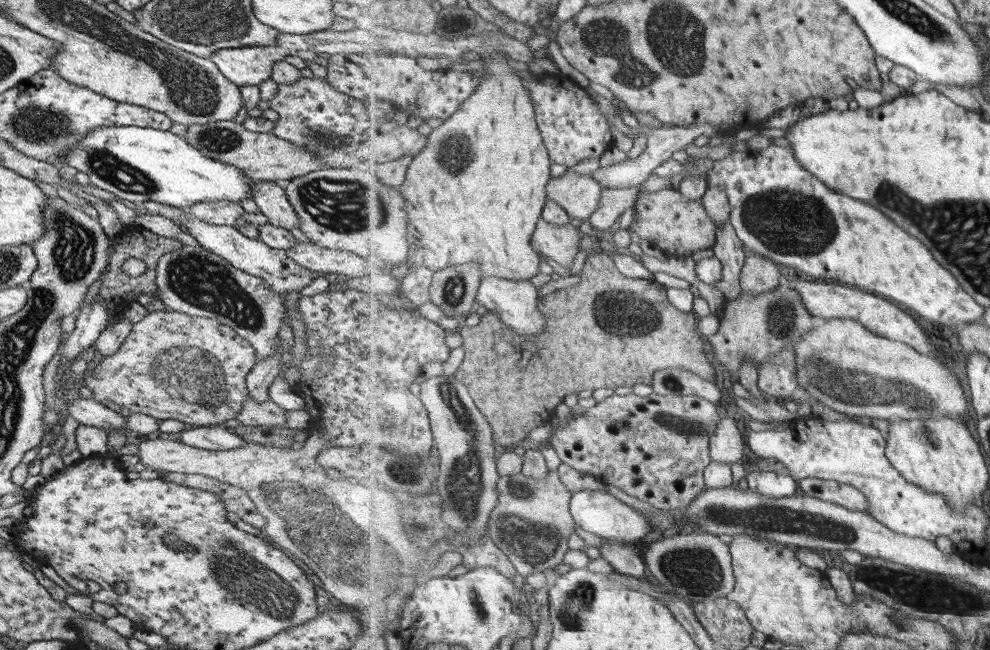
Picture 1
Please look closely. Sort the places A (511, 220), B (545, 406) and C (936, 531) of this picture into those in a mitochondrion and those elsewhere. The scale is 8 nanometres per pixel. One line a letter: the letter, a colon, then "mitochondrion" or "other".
A: other
B: other
C: other

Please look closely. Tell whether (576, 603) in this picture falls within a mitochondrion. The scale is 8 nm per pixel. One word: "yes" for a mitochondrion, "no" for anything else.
yes

